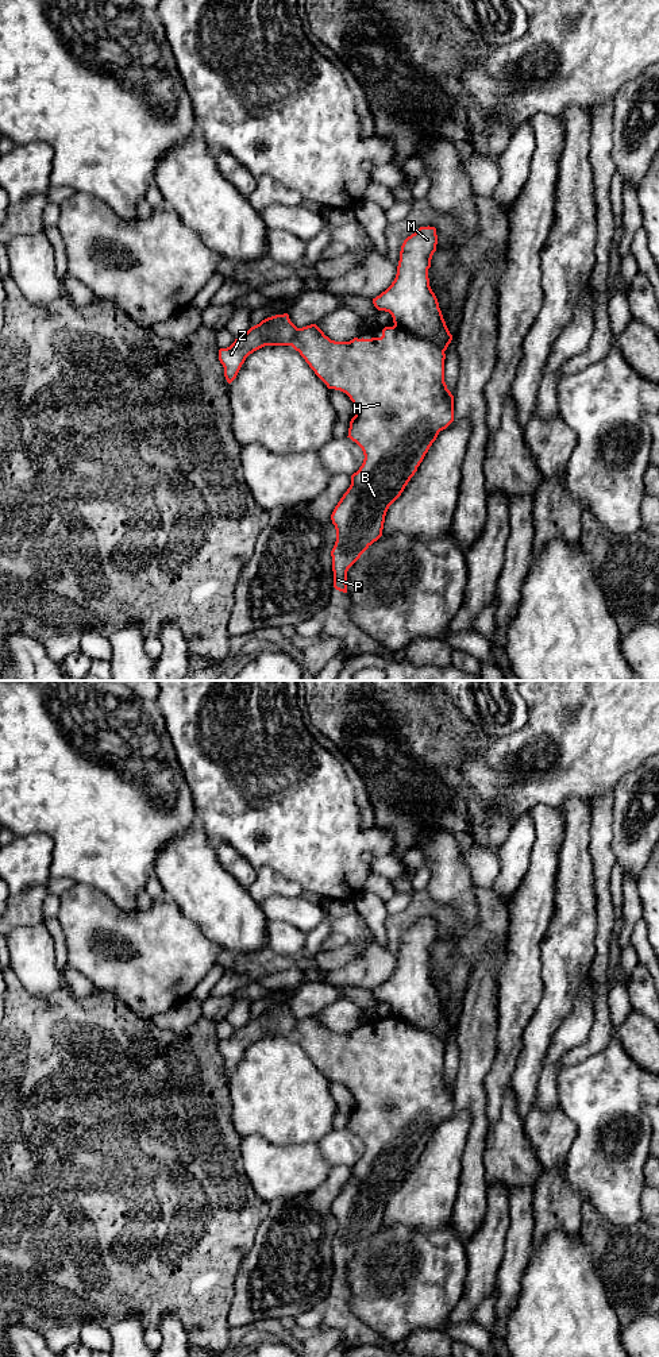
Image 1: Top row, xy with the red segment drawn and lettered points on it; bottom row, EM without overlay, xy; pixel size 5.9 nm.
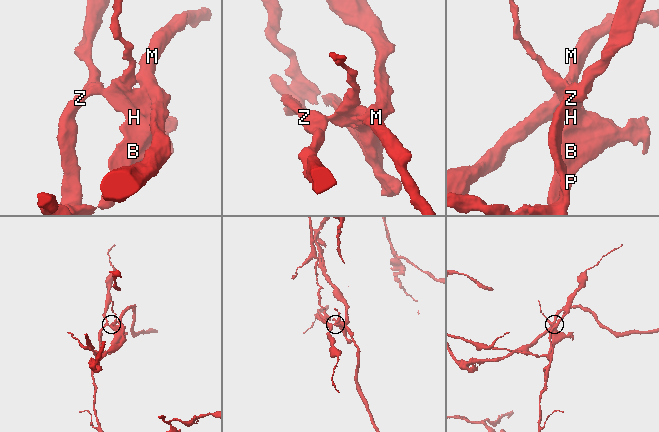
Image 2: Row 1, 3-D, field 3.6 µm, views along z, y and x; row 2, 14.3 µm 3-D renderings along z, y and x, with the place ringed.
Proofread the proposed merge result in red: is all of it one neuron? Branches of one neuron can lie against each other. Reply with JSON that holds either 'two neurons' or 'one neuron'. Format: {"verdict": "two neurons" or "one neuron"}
{"verdict": "two neurons"}

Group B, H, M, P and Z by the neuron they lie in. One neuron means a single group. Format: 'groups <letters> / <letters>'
groups B H M P / Z

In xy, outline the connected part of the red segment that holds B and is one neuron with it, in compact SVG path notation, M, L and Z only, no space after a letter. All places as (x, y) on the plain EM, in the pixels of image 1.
M429 917L404 932L394 972L373 990L374 998L389 1003L394 1014L382 1021L381 1029L335 1033L311 1015L298 1019L292 1034L327 1079L346 1084L355 1098L347 1129L362 1140L365 1150L331 1206L336 1221L331 1242L334 1279L343 1284L348 1260L382 1227L389 1198L401 1187L439 1123L454 1113L454 1087L444 1073L444 1042L452 1026L428 969L436 936L436 920Z

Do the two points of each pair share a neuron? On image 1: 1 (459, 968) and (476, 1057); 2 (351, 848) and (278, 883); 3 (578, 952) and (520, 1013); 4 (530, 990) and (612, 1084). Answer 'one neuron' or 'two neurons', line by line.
1: two neurons
2: two neurons
3: one neuron
4: two neurons

